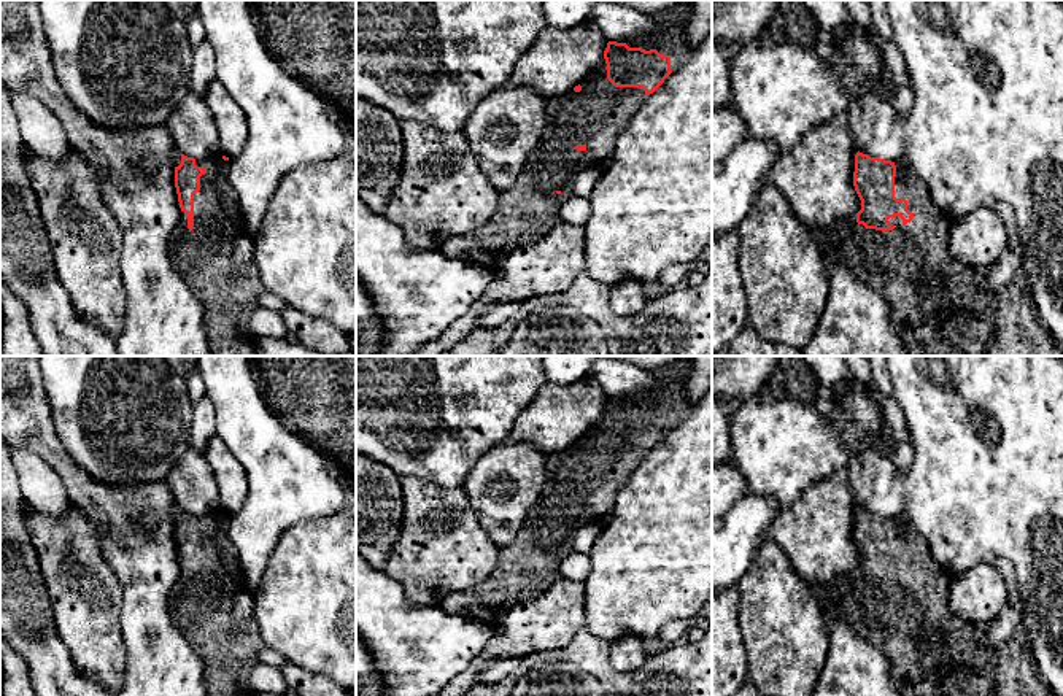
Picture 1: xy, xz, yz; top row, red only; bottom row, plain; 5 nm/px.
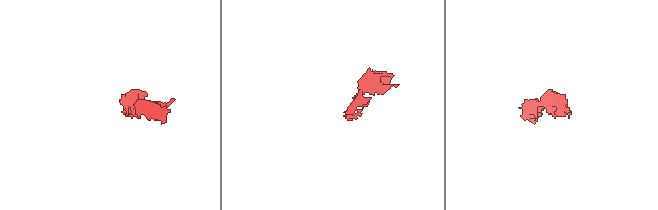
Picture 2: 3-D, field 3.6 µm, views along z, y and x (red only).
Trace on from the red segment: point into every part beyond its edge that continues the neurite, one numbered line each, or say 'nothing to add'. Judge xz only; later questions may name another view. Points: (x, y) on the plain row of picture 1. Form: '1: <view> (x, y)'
1: xz (671, 398)
2: xz (528, 566)

